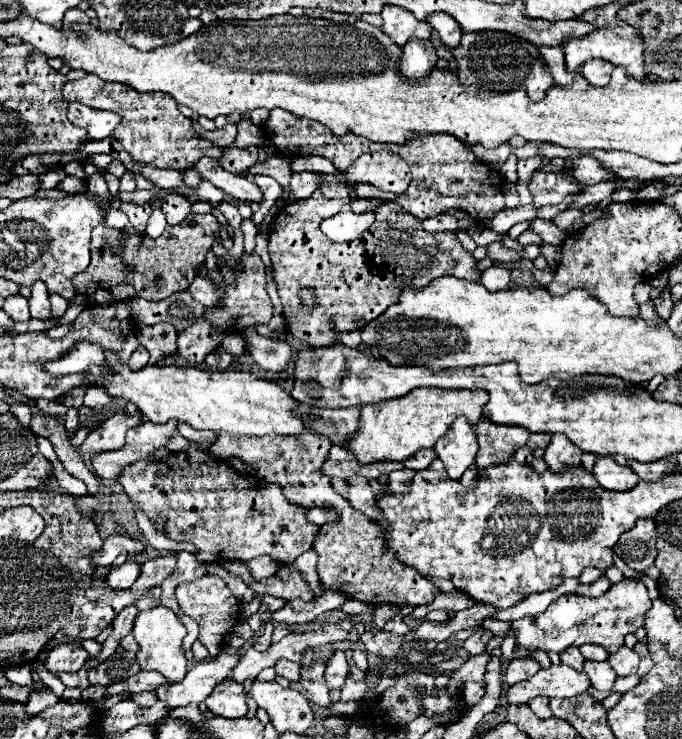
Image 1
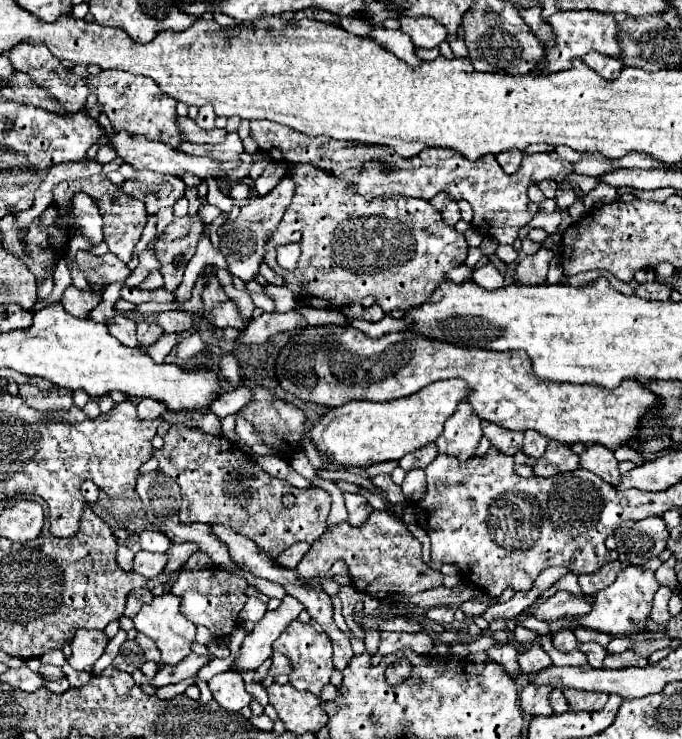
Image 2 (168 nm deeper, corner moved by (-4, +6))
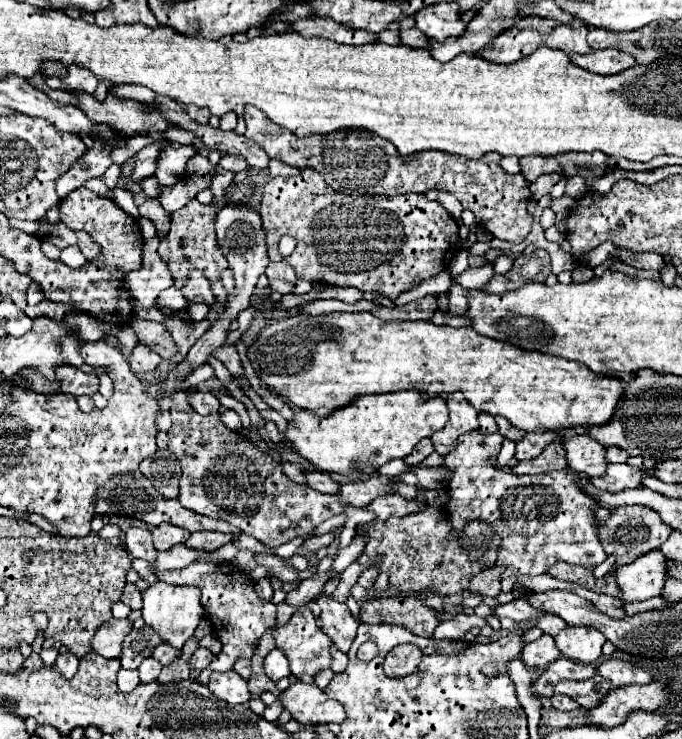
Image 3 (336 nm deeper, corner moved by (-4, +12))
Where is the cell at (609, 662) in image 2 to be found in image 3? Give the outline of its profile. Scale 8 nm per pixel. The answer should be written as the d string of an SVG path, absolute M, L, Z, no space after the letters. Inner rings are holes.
M609 658L597 664L597 674L611 680L613 688L627 686L627 684L649 684L651 674L641 668L637 662L627 662L619 658Z

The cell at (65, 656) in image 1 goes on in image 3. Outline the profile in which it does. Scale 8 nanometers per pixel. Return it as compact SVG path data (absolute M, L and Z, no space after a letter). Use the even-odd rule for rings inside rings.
M111 618L107 624L103 624L95 632L95 636L91 640L91 650L101 656L107 656L107 658L119 658L119 648L123 644L123 638L127 636L127 632L131 632L131 622L127 618L123 618L123 620Z

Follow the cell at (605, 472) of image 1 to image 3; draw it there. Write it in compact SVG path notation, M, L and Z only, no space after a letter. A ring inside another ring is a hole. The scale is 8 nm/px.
M589 434L573 436L571 440L565 440L567 450L567 464L569 468L589 474L589 476L603 476L607 470L605 460L605 446L601 446L597 440L593 440Z

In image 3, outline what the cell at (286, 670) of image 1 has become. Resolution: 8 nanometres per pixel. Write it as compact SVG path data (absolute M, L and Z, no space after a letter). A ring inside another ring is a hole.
M277 648L271 650L271 652L265 656L263 668L265 668L265 674L267 674L273 682L277 682L277 680L281 680L281 678L287 678L287 676L291 674L291 672L289 672L287 658L285 658L283 652L279 652Z

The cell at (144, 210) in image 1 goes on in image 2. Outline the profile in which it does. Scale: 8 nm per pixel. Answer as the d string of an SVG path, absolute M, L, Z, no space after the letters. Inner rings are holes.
M105 173L73 180L73 182L61 182L55 188L55 206L59 206L59 210L67 210L75 194L91 194L91 198L99 202L99 208L103 210L103 240L107 242L109 252L113 252L121 262L129 262L135 252L135 244L139 242L143 228L147 224L147 212L145 212L143 202L139 202L137 198L131 198L131 194L123 192L123 188L109 182Z

